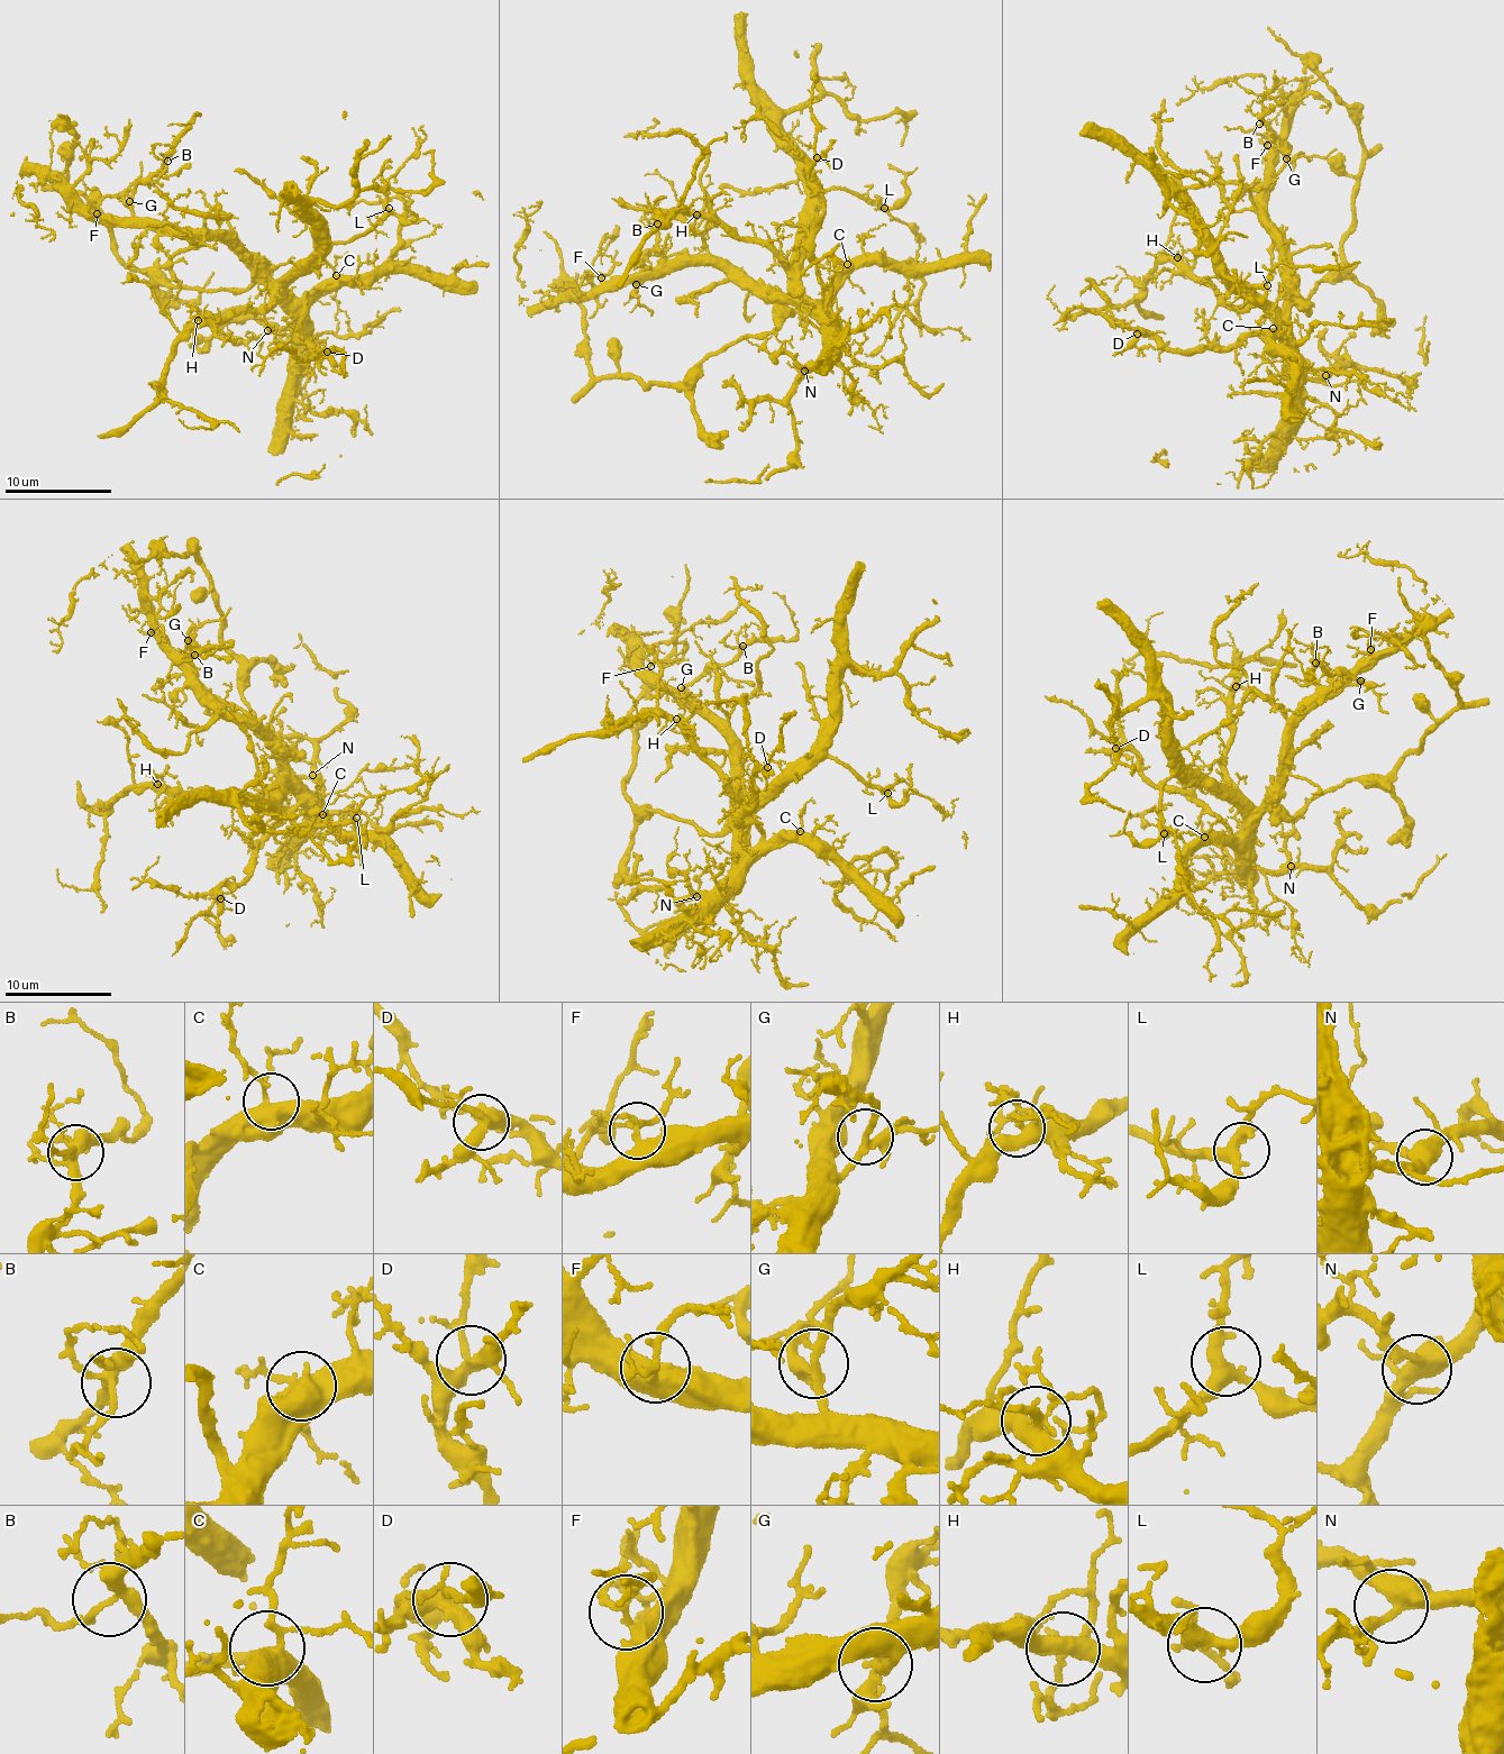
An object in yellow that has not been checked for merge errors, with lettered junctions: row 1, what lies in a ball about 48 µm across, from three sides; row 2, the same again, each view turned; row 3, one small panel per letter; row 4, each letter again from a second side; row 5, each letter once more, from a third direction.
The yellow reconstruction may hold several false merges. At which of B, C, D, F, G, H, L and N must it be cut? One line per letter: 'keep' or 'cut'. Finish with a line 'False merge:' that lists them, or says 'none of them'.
B: keep
C: keep
D: keep
F: keep
G: keep
H: keep
L: keep
N: keep
False merge: none of them

